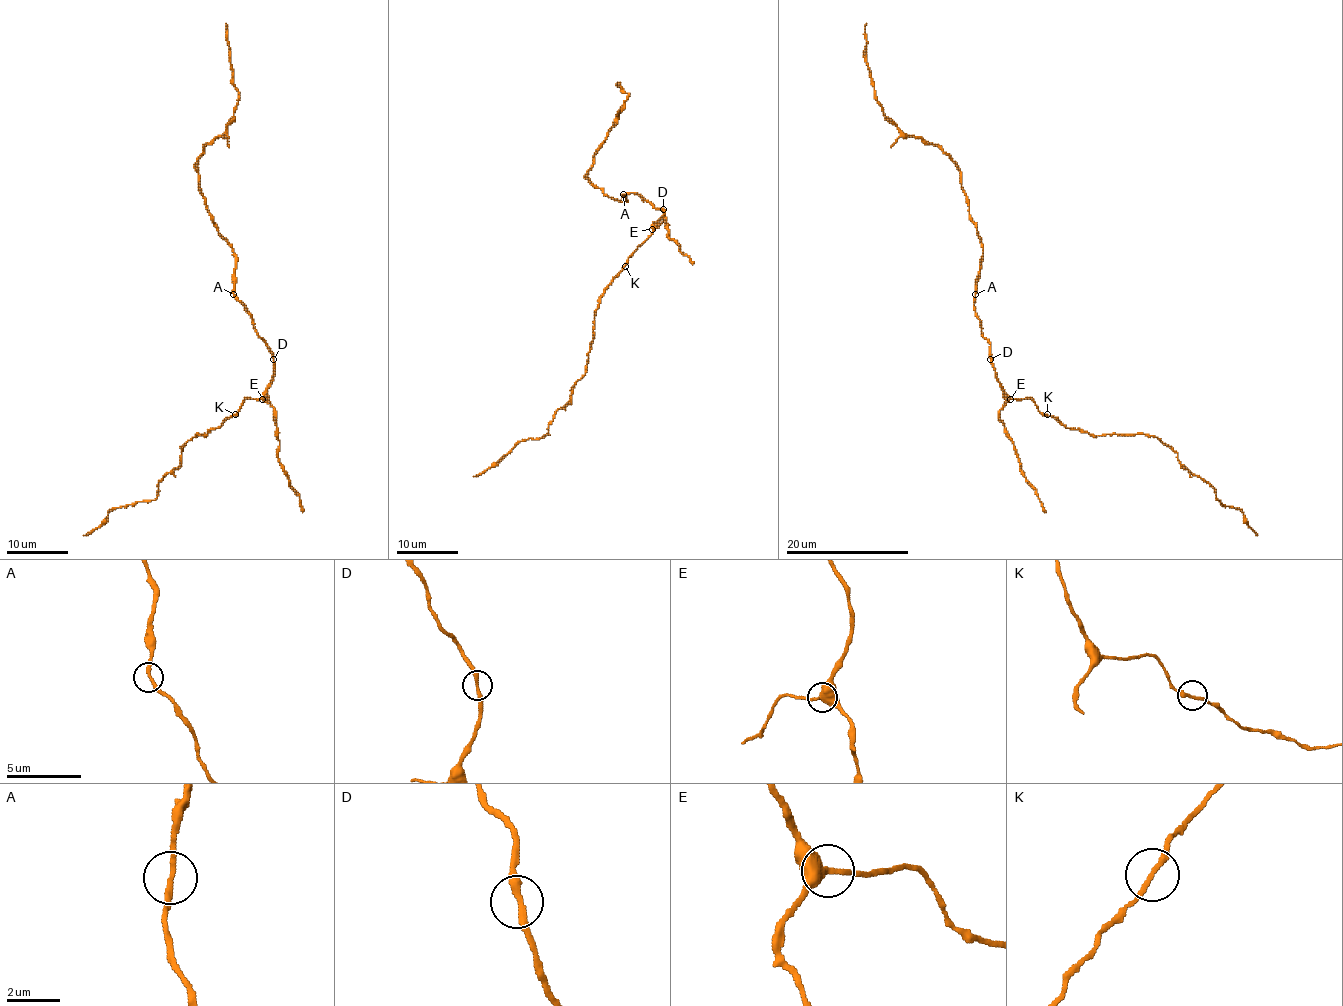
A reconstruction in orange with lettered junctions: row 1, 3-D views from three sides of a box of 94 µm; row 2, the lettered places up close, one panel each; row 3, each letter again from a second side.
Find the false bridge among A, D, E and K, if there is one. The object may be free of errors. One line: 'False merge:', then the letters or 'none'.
False merge: none

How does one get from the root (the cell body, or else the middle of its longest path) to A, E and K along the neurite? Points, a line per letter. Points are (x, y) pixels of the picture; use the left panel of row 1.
A: (273, 357), (267, 344), (258, 334), (250, 313), (233, 294)
E: (273, 357), (273, 377), (262, 399)
K: (273, 357), (273, 380), (266, 396), (262, 399), (246, 399), (235, 414)

